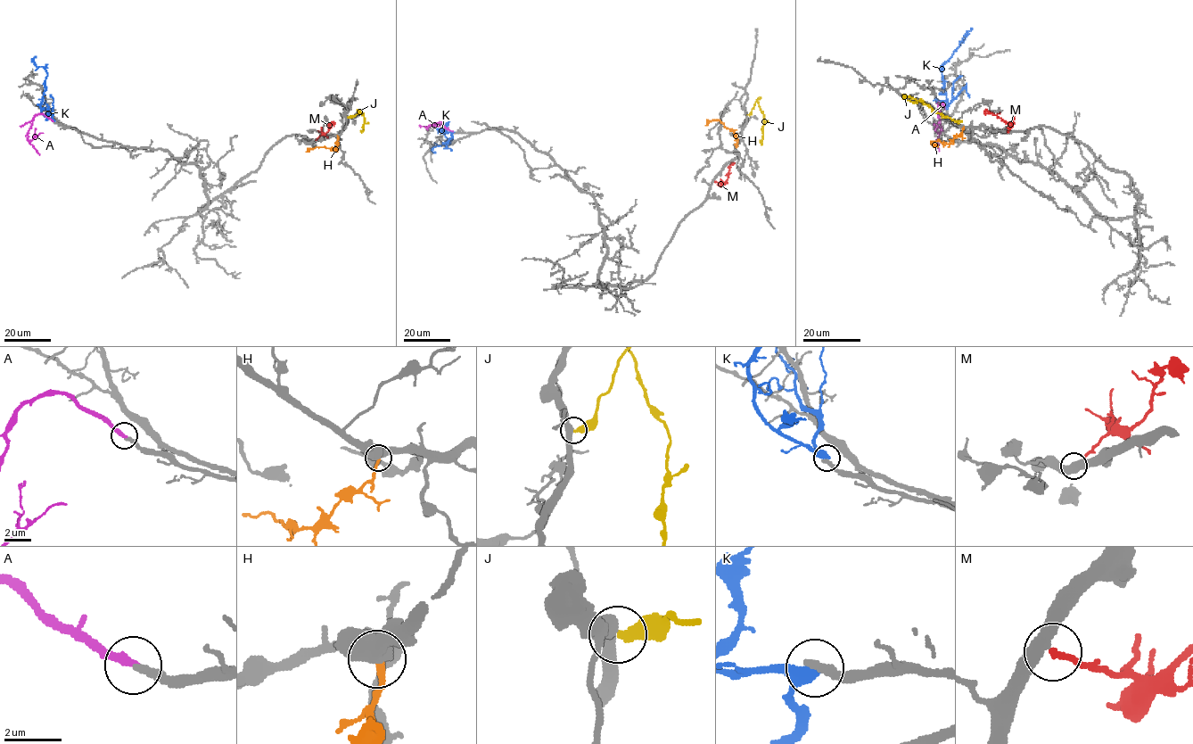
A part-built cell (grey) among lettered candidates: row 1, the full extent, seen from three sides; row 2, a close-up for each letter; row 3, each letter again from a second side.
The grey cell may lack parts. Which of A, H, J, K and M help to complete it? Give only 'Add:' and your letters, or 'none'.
Add: A, M

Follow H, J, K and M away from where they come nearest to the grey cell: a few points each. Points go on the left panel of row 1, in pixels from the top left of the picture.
H: (337, 136), (334, 149), (324, 146), (306, 151)
J: (348, 117), (355, 116), (359, 111), (365, 118), (361, 131)
K: (53, 120), (43, 114), (40, 107), (47, 72), (32, 59), (37, 55)
M: (315, 140), (328, 130), (330, 124), (335, 123)

